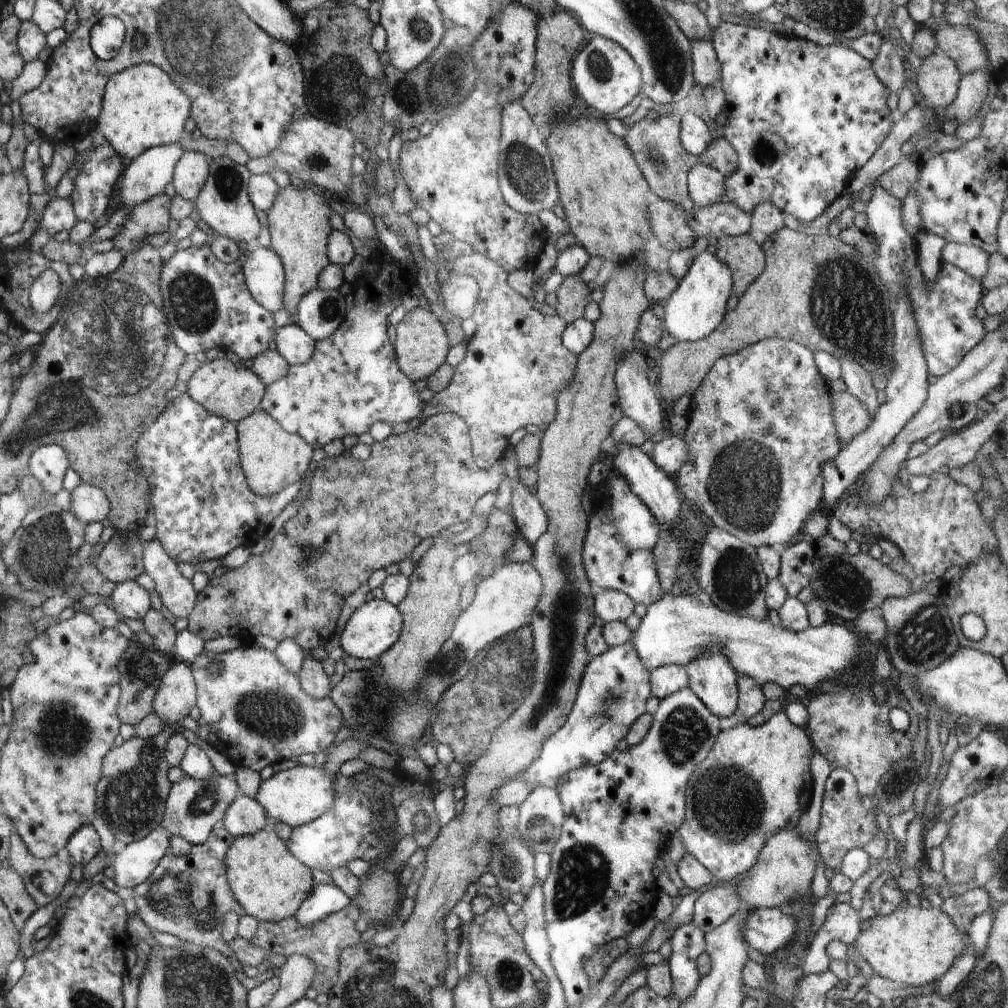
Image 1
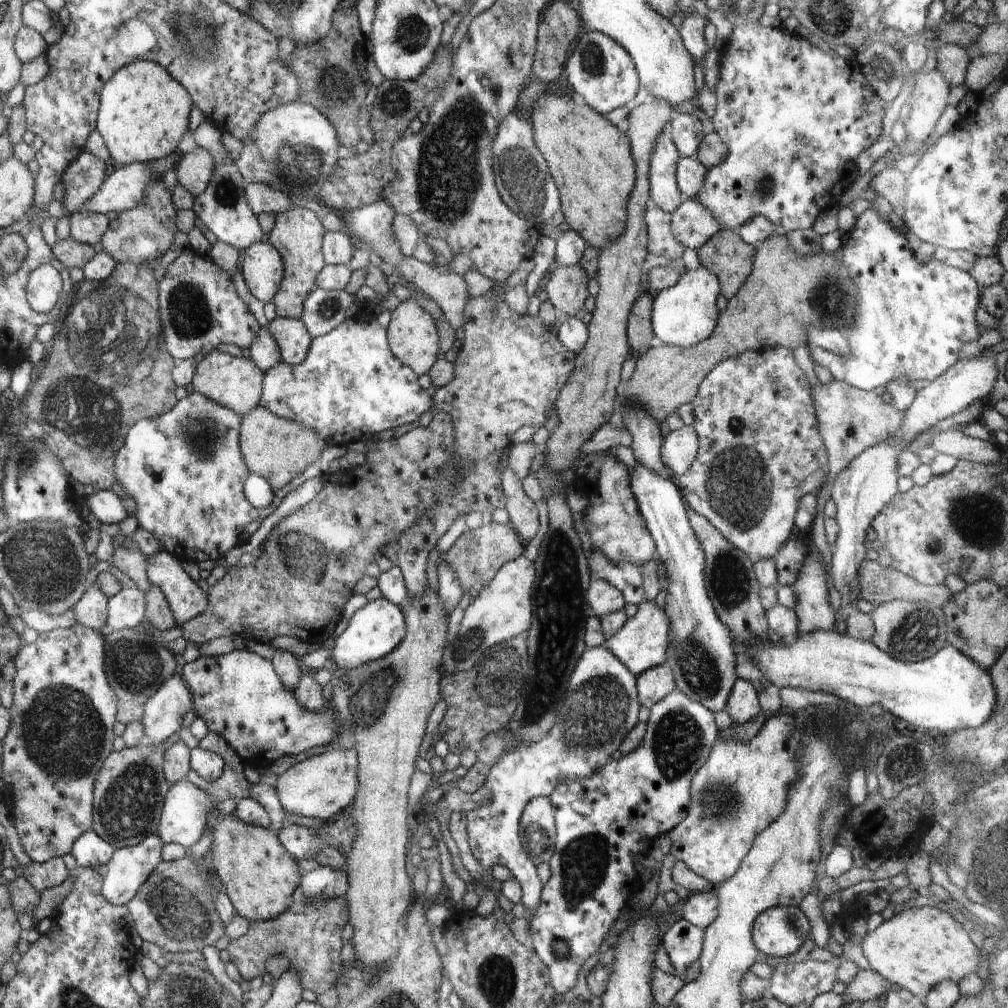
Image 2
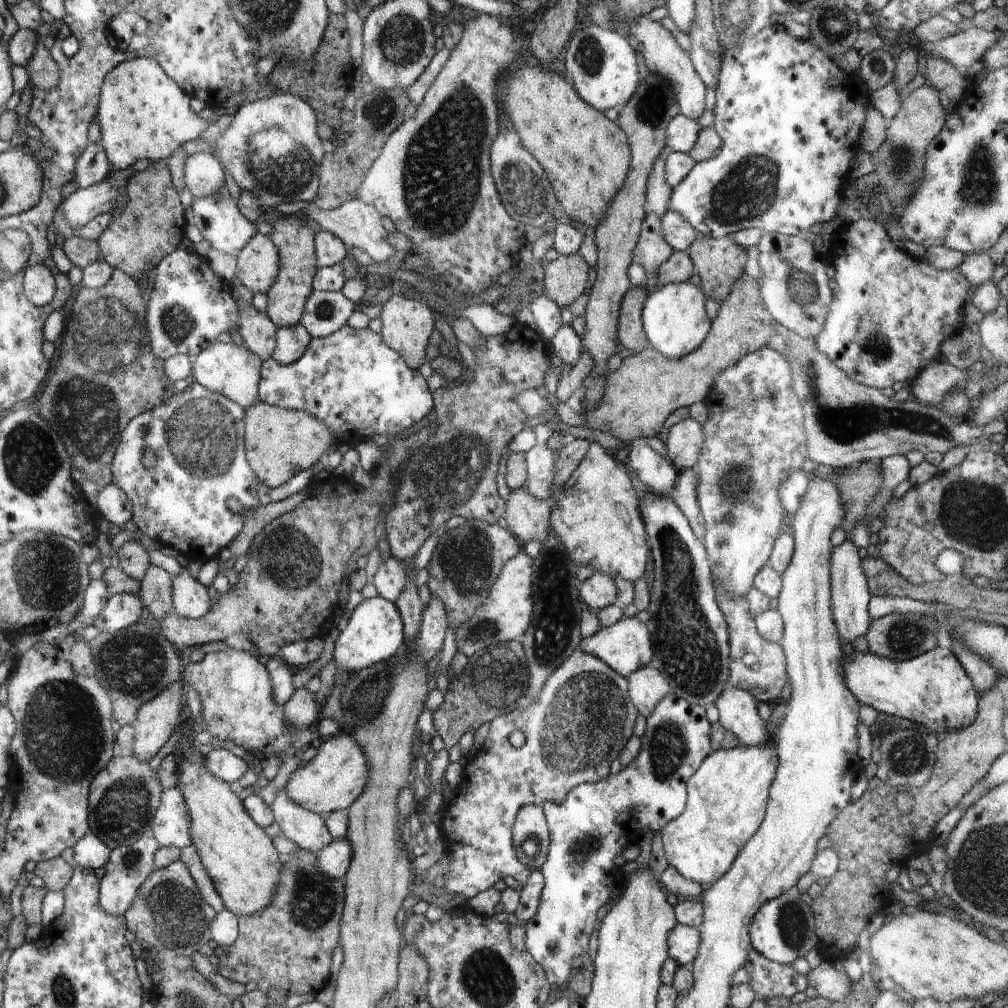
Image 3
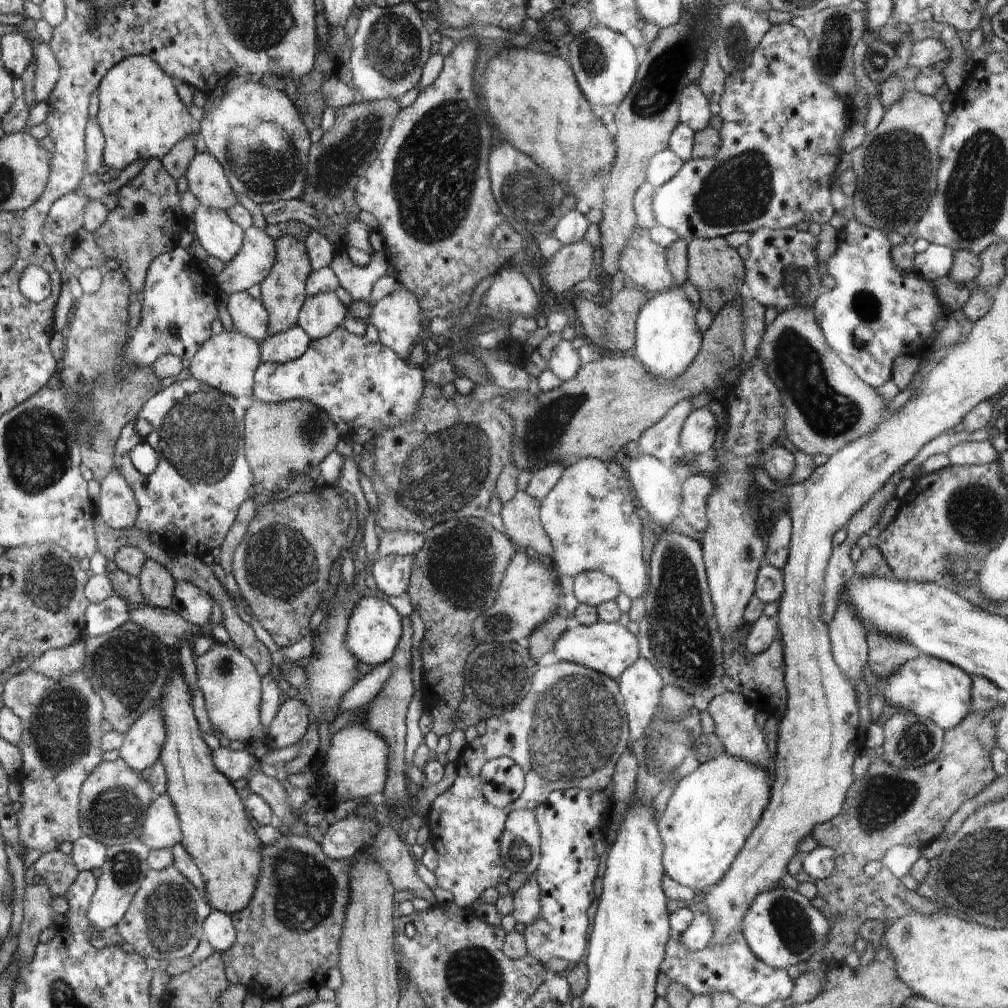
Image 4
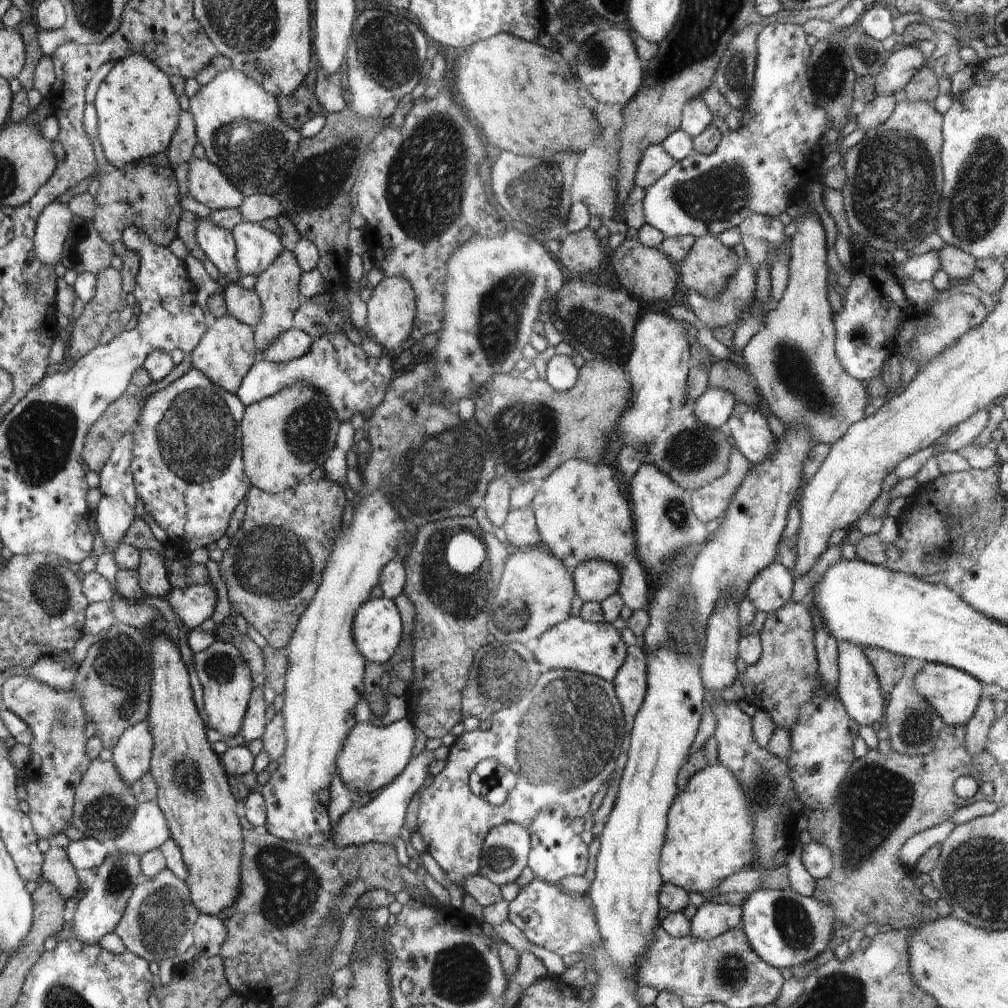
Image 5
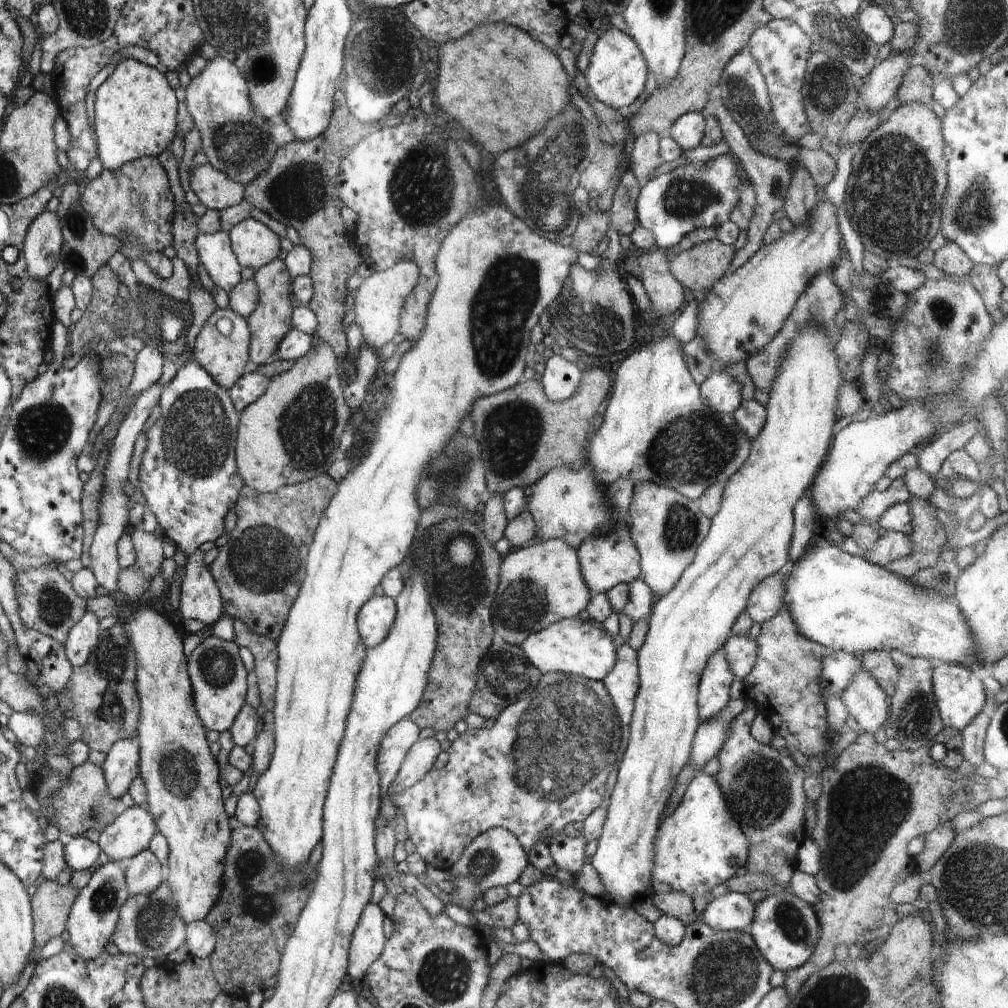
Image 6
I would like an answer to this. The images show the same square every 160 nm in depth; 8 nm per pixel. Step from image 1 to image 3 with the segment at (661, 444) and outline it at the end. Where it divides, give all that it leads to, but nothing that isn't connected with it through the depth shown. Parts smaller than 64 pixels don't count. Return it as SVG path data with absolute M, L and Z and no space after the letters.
M694 419L678 422L670 427L664 439L666 458L675 466L678 474L695 468L704 444L703 428Z

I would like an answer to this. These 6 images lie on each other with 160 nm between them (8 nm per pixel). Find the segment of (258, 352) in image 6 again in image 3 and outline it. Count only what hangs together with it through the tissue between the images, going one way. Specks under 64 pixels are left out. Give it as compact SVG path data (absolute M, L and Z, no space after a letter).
M276 215L273 221L274 230L269 237L278 249L279 271L274 284L267 292L267 315L277 327L291 327L298 325L302 320L303 314L306 312L307 298L314 292L315 274L318 272L315 233L306 225L305 219L298 216Z

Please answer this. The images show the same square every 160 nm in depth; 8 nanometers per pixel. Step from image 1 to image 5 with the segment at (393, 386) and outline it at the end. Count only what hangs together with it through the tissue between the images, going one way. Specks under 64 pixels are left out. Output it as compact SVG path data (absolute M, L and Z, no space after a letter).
M344 331L336 334L325 333L314 340L311 351L304 357L288 363L270 363L261 358L246 375L239 387L238 399L243 406L255 405L266 398L279 394L283 389L297 383L304 383L319 388L330 400L338 421L350 421L352 416L360 413L369 417L384 401L388 386L402 372L395 372L390 356L368 357L368 354L348 340Z

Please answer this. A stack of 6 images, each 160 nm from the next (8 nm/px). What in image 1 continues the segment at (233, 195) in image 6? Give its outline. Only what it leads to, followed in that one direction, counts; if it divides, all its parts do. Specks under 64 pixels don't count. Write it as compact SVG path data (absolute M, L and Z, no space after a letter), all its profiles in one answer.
M184 151L175 166L174 186L175 194L193 203L206 185L210 176L210 159L202 152Z

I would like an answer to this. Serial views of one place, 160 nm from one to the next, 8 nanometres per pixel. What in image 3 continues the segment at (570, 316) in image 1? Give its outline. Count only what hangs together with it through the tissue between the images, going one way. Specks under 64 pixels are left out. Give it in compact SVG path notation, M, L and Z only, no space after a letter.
M578 254L560 255L553 261L544 261L544 280L540 290L560 308L581 299L588 282L589 266Z

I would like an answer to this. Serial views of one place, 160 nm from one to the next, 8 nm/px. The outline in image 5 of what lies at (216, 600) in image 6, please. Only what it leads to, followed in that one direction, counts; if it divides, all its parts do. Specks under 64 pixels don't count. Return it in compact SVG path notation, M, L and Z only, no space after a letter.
M194 584L182 589L172 588L166 600L178 621L189 631L210 619L216 606L216 593L210 584Z

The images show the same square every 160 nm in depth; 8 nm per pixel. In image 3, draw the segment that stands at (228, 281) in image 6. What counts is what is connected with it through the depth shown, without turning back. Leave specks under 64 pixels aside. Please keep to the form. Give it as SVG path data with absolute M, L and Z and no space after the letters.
M226 184L210 196L194 198L191 207L194 213L194 224L200 230L203 240L208 241L210 247L214 247L220 252L237 257L256 234L256 226L239 209L238 199L230 195Z

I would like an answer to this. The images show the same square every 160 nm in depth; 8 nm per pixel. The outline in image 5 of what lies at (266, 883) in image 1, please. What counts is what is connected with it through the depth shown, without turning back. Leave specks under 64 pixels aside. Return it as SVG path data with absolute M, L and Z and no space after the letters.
M164 636L152 641L156 674L151 685L152 710L147 717L154 732L152 777L157 785L157 804L171 828L171 839L180 848L188 870L186 878L191 900L200 914L218 915L229 909L242 893L242 828L236 816L236 802L220 758L206 740L206 726L192 698L184 660L176 644Z

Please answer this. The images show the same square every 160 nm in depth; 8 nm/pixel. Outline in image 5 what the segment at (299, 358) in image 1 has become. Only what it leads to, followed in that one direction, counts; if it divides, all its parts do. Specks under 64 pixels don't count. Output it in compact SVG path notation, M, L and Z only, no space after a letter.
M289 329L275 339L269 349L262 352L262 358L270 363L288 363L304 357L311 351L314 340L306 332Z

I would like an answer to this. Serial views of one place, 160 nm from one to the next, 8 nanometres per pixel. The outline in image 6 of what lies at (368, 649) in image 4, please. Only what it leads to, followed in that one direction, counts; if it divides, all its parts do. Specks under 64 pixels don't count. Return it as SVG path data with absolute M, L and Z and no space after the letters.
M372 595L357 614L357 627L366 648L378 646L387 636L397 615L395 602L386 595Z

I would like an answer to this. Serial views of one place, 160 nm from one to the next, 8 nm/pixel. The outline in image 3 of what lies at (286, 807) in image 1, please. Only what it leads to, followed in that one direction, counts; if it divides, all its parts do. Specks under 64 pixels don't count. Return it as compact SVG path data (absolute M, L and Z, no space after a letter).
M330 736L320 739L317 745L316 756L290 775L285 790L296 804L324 817L349 808L363 793L369 774L363 750L351 736Z

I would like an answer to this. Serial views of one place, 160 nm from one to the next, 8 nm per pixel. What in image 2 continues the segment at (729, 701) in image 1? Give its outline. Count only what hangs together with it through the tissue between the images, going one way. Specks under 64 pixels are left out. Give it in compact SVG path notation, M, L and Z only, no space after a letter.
M640 464L629 472L629 477L640 514L646 521L658 556L668 569L669 587L664 608L670 617L671 627L665 664L673 672L676 689L713 713L720 712L727 707L728 697L738 677L735 650L729 628L718 618L708 598L704 582L705 552L690 526L688 506L674 480L653 473Z

